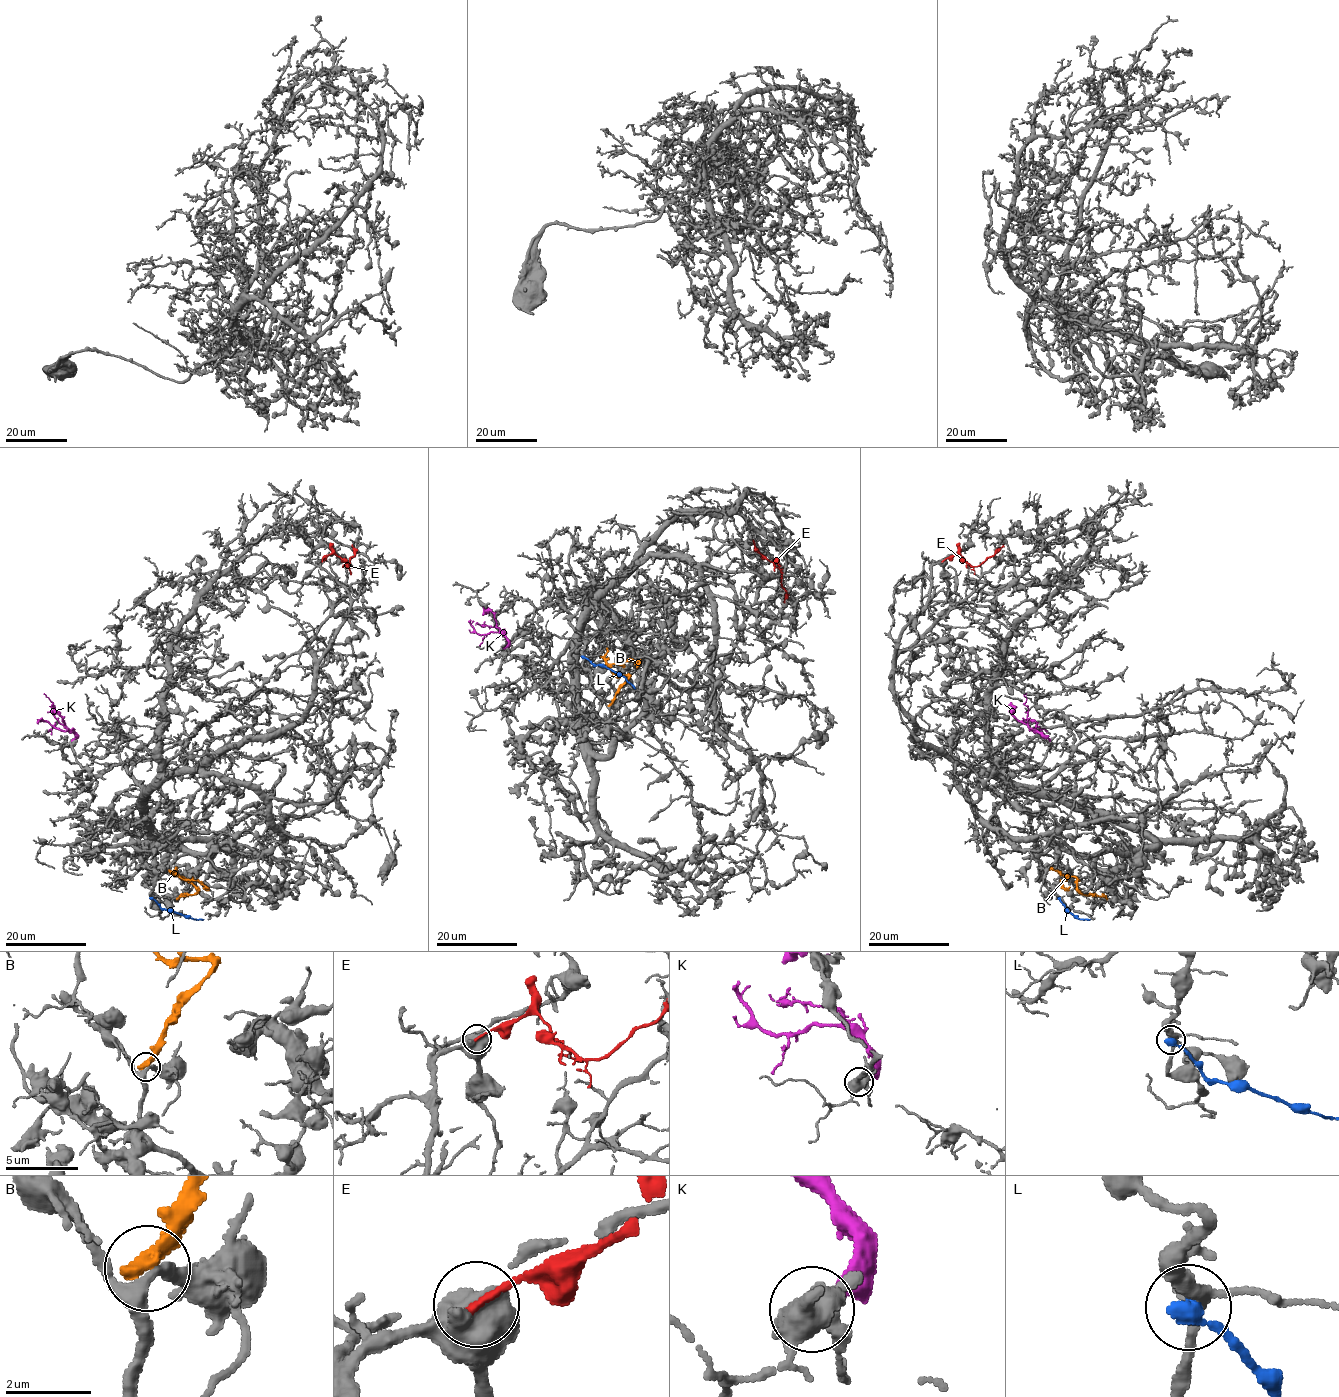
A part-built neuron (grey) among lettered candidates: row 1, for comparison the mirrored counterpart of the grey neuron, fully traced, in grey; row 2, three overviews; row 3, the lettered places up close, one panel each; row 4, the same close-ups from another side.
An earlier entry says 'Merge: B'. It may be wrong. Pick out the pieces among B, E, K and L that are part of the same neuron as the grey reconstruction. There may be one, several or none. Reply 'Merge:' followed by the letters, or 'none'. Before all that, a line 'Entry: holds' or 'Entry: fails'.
Entry: fails
Merge: K

